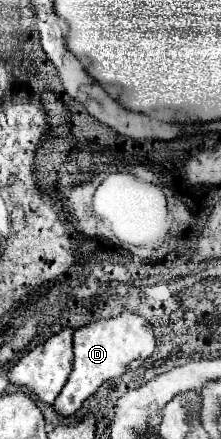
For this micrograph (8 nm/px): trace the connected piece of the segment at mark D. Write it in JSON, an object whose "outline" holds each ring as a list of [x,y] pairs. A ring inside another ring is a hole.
{"outline":[[[124,312],[116,318],[90,322],[84,328],[78,328],[74,332],[74,370],[70,374],[68,384],[60,392],[60,396],[54,402],[54,410],[60,416],[72,416],[84,400],[88,400],[102,382],[116,378],[124,374],[126,370],[136,370],[144,364],[144,360],[154,352],[156,340],[152,334],[152,326],[138,314]],[[136,360],[136,366],[128,366]]]}

